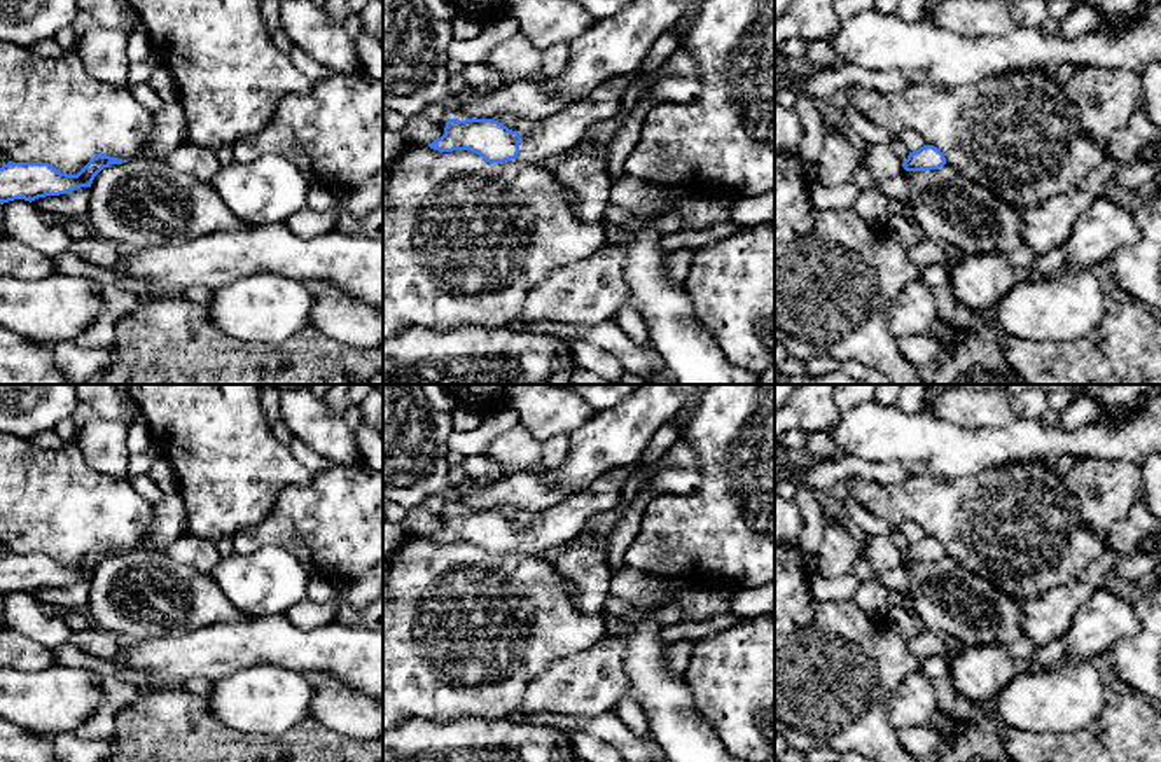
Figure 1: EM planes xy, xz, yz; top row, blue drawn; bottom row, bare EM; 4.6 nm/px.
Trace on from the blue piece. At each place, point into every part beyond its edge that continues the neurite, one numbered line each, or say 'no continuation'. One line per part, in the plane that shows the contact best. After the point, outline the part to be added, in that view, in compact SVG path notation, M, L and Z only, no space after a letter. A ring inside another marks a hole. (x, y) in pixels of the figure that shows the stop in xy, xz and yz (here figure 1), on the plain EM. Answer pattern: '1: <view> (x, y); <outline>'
1: xz (562, 523); M640 460L635 465L610 468L586 489L544 510L535 524L521 526L516 551L542 556L553 545L567 545L584 531L591 516L619 503L622 489L635 482L638 472Z

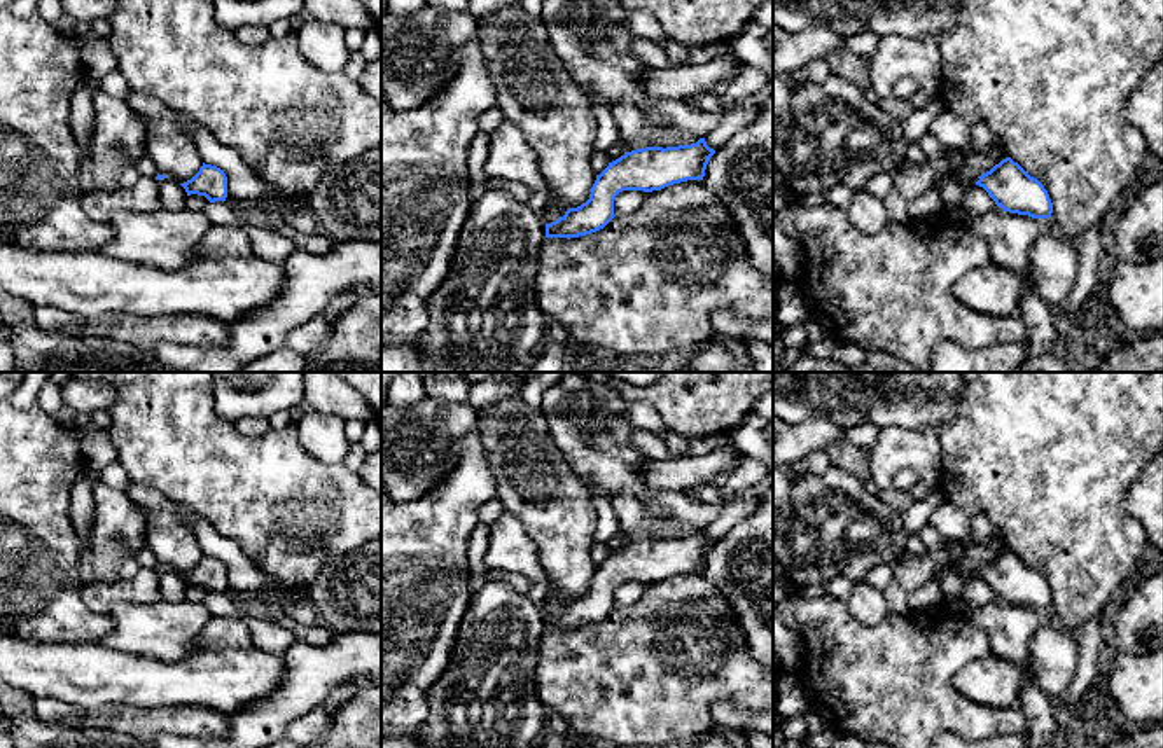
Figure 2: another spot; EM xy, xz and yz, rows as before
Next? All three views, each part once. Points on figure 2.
no continuation

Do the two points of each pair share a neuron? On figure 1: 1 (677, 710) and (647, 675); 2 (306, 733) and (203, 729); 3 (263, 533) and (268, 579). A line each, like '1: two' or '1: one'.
1: one
2: one
3: two

